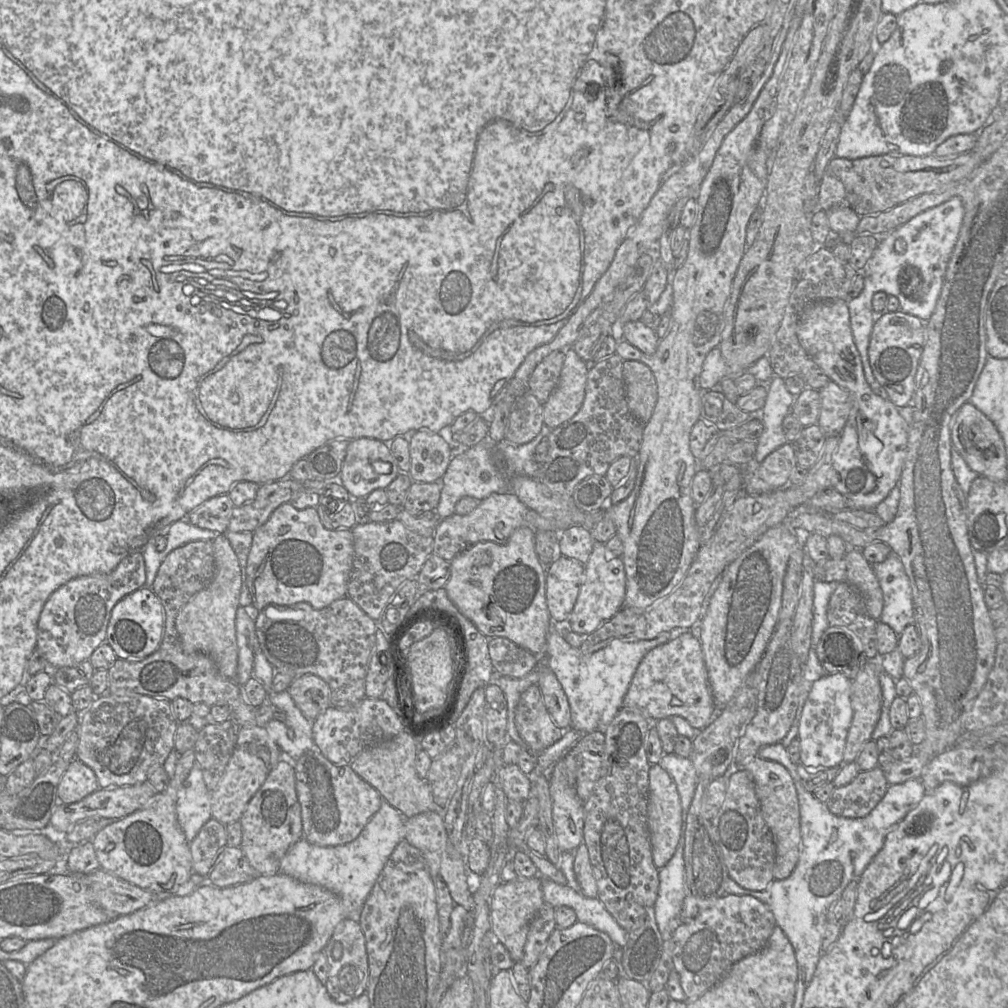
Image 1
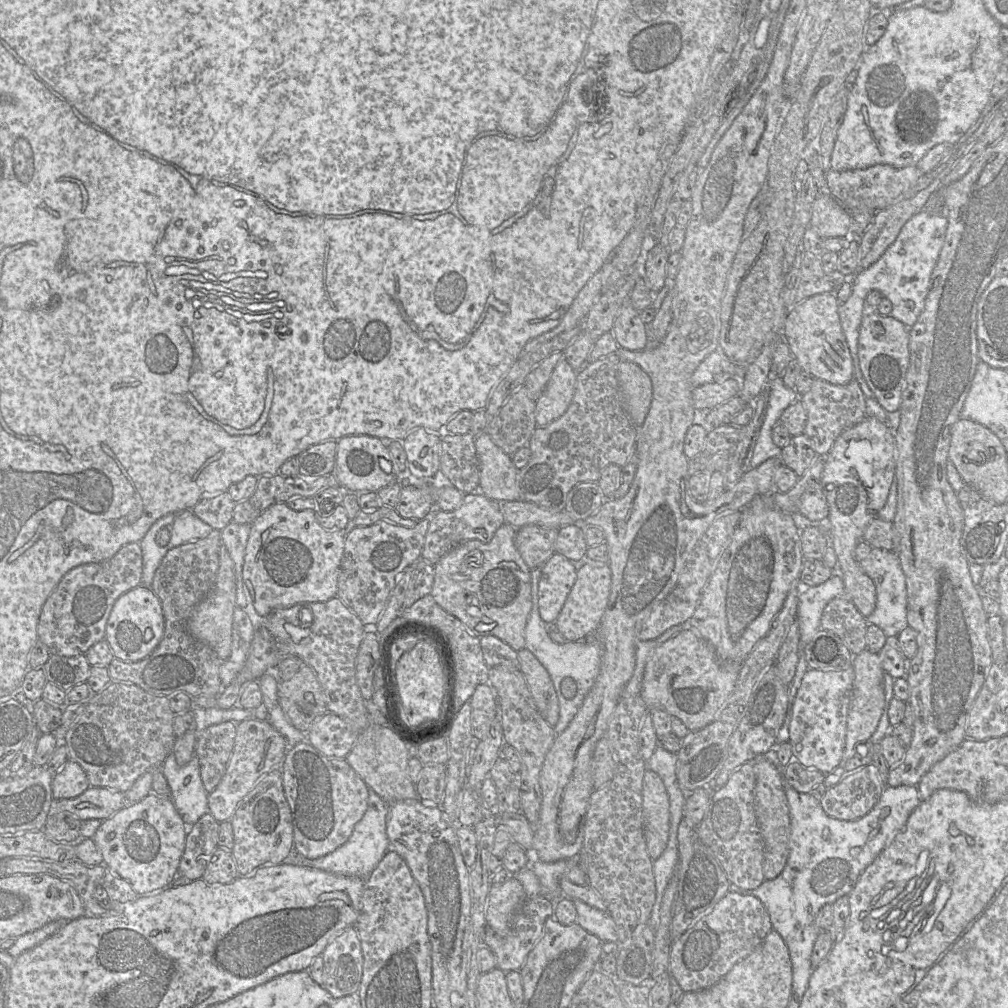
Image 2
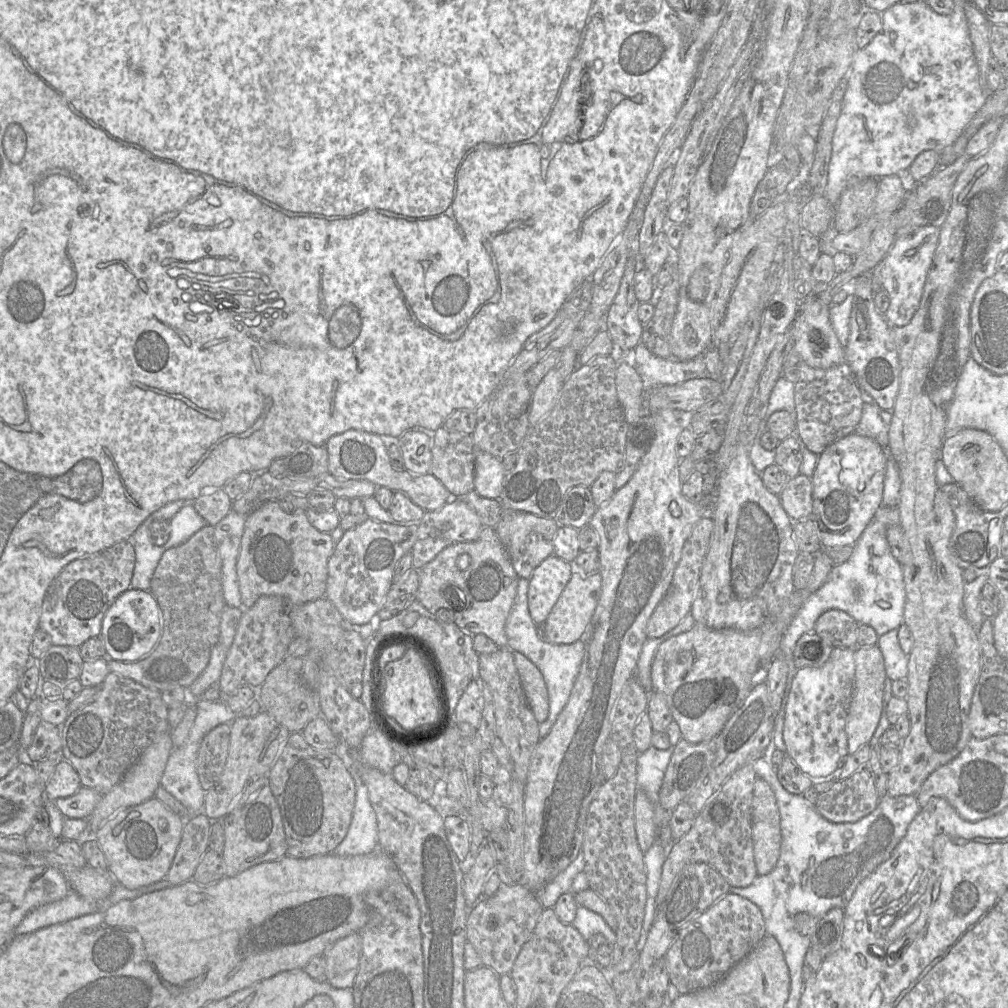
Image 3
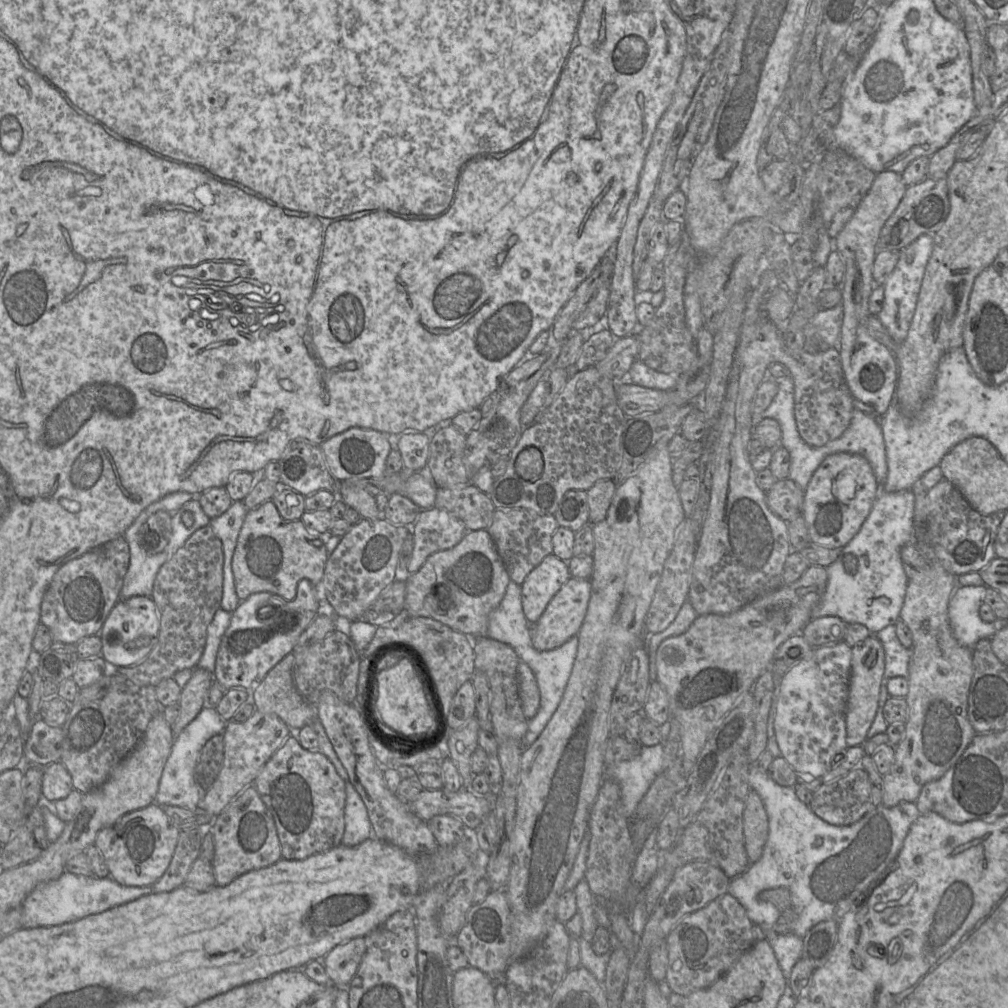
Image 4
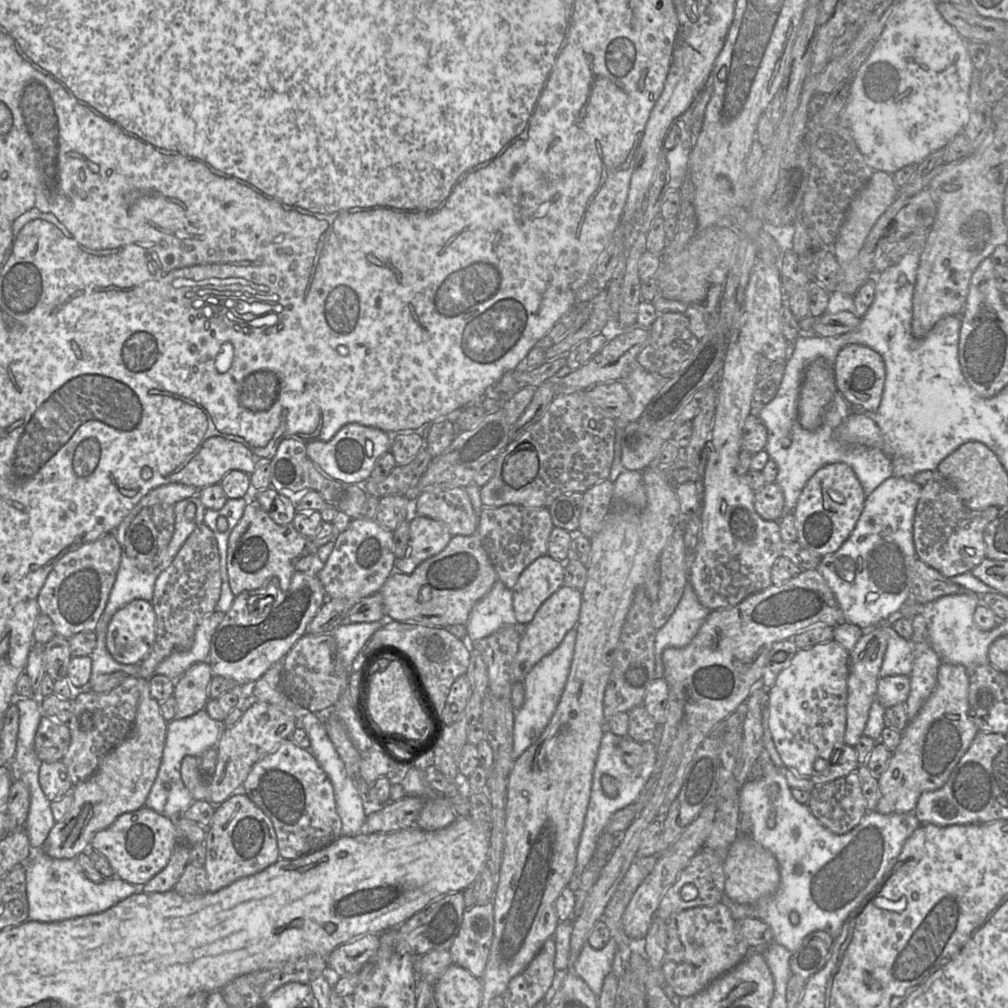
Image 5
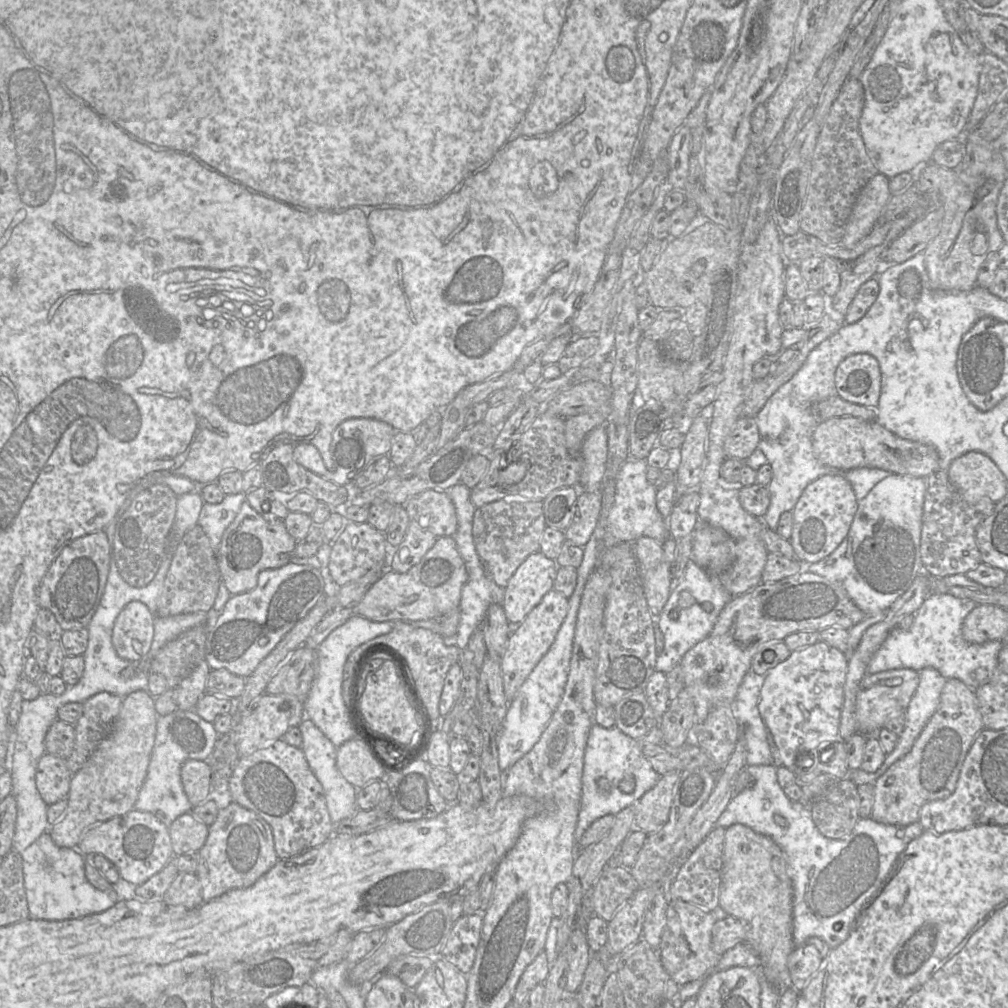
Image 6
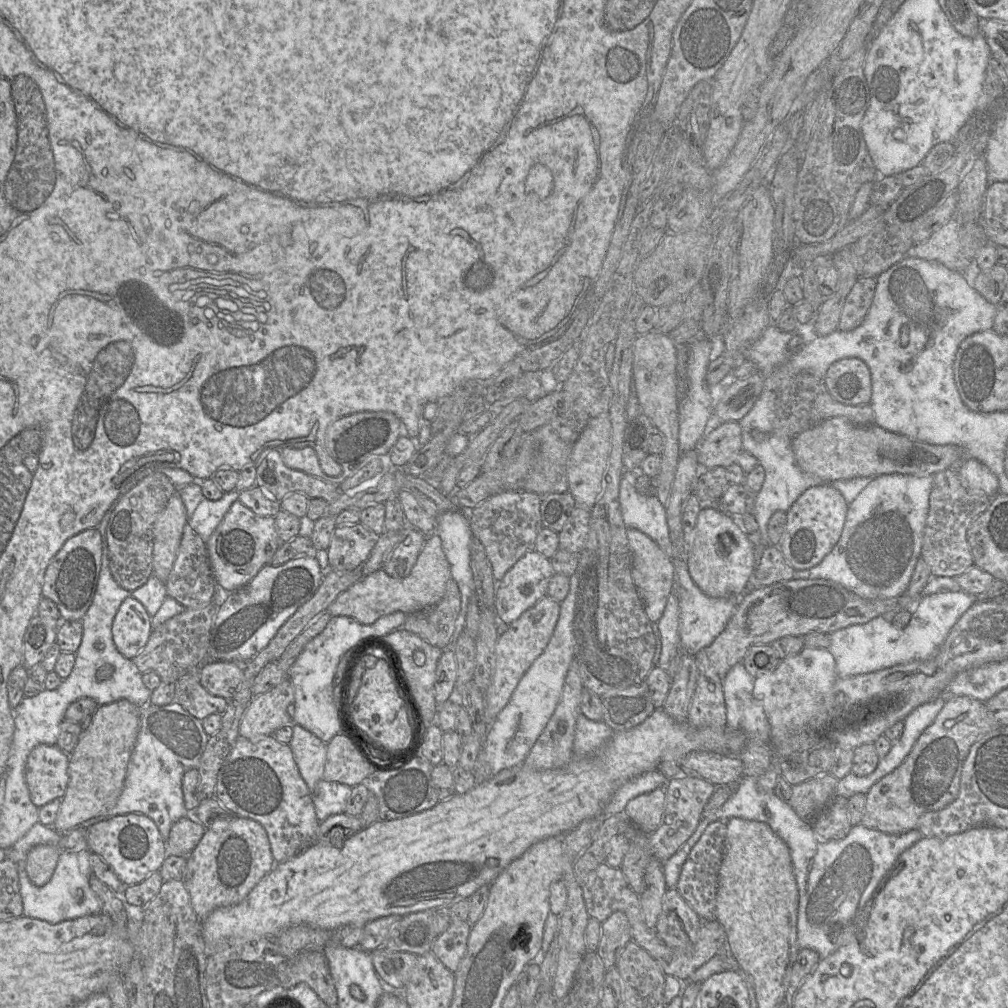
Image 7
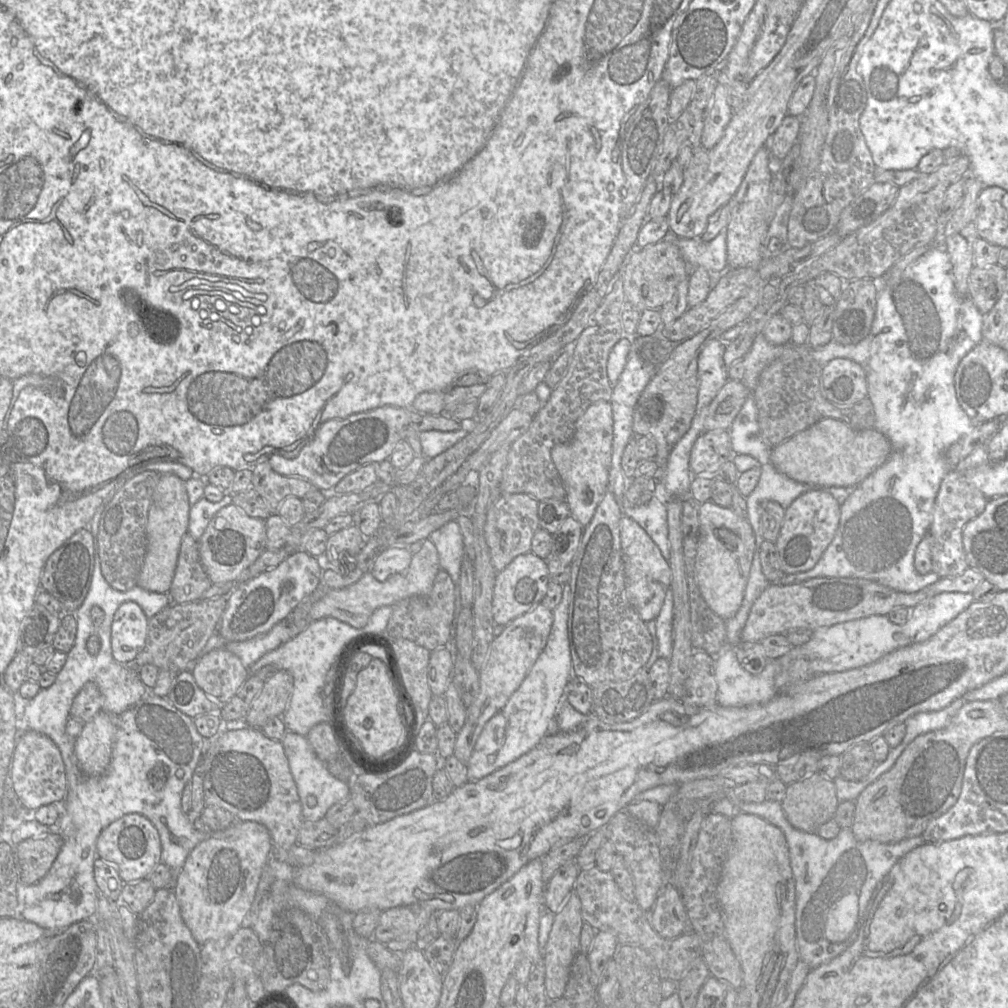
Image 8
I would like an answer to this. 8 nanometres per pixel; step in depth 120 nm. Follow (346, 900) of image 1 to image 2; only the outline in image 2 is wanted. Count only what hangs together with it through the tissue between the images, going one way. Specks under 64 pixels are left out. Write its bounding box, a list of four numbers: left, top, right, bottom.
[290,787,389,880]

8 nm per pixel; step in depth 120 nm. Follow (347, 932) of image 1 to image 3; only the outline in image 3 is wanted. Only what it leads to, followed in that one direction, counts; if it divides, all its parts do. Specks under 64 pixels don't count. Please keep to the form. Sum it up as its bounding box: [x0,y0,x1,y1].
[323,933,362,989]

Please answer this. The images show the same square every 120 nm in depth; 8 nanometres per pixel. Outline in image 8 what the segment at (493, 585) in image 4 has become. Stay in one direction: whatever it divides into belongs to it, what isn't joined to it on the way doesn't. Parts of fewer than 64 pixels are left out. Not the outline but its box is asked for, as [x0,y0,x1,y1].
[310,539,440,628]

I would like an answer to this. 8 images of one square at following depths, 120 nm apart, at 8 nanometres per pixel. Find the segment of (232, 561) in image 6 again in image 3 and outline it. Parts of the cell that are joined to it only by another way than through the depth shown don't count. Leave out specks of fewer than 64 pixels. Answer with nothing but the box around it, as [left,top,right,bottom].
[236,501,336,608]

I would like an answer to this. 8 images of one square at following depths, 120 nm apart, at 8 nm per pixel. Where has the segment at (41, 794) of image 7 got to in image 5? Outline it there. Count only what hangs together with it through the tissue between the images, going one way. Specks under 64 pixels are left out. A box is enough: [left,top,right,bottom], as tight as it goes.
[39,761,73,802]

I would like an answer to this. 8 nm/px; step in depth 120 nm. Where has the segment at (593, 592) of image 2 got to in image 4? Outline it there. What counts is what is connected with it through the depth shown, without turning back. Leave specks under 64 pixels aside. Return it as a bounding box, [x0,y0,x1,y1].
[530,577,591,651]

